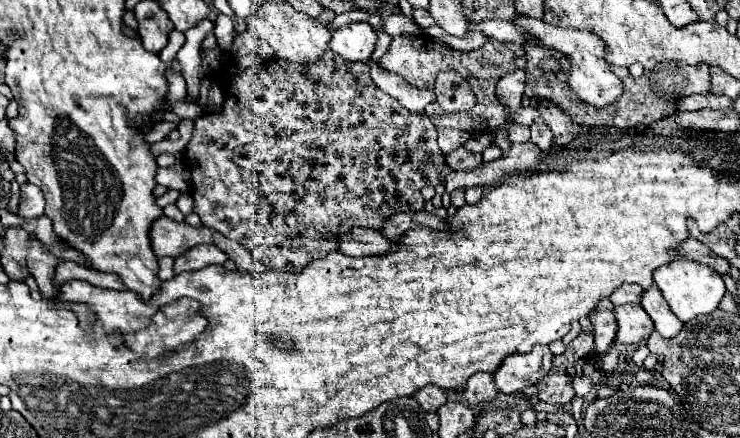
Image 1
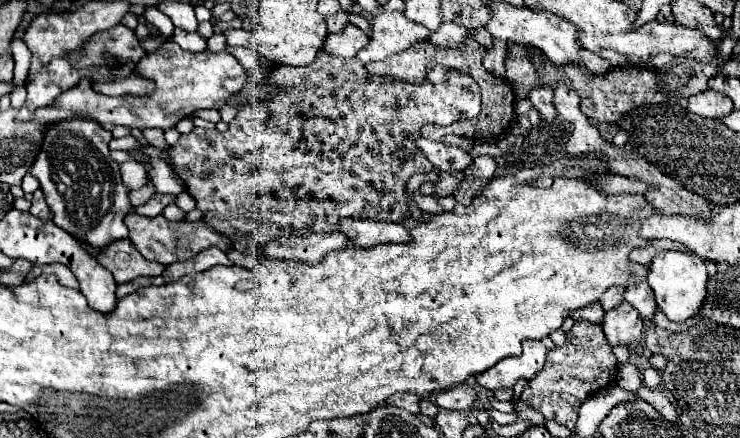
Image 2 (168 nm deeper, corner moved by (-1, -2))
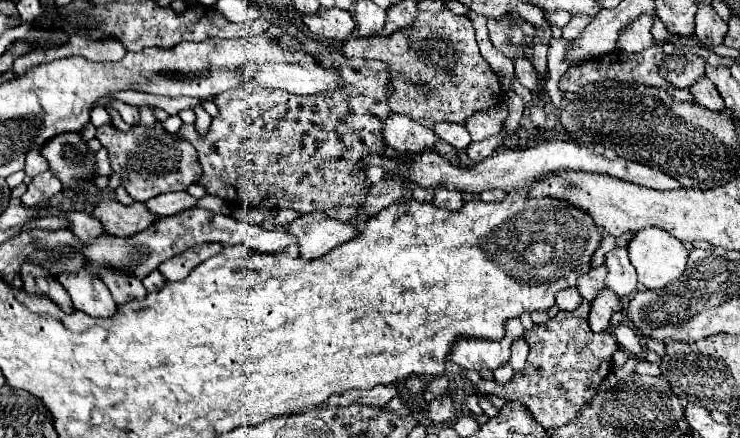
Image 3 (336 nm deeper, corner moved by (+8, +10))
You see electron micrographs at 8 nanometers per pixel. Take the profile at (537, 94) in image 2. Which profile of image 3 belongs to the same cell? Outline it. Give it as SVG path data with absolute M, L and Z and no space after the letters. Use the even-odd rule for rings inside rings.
M516 58L514 68L516 68L518 82L536 94L540 90L540 78L538 78L538 72L534 70L532 62L528 58Z

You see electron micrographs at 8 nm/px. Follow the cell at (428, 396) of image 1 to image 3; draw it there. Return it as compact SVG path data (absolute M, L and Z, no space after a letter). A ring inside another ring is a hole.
M390 384L390 386L374 386L374 388L354 388L344 392L342 396L330 396L326 404L334 404L334 406L350 406L354 402L358 404L376 404L376 406L386 406L392 398L400 396L398 386Z

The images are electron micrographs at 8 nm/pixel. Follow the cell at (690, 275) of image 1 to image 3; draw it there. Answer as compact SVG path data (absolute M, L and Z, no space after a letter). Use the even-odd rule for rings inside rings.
M660 228L640 230L636 234L636 238L630 240L628 254L630 254L630 262L634 264L634 268L638 272L638 282L644 284L648 290L666 288L668 284L676 282L684 274L684 268L686 268L686 262L688 262L686 246L680 240L676 240L672 234L668 234Z

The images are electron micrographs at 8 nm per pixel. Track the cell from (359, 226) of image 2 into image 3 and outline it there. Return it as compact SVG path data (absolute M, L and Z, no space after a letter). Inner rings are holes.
M312 212L298 216L284 228L286 232L292 232L298 238L300 254L306 260L320 258L330 250L334 250L336 246L356 240L362 232L358 226L330 218L326 212Z

